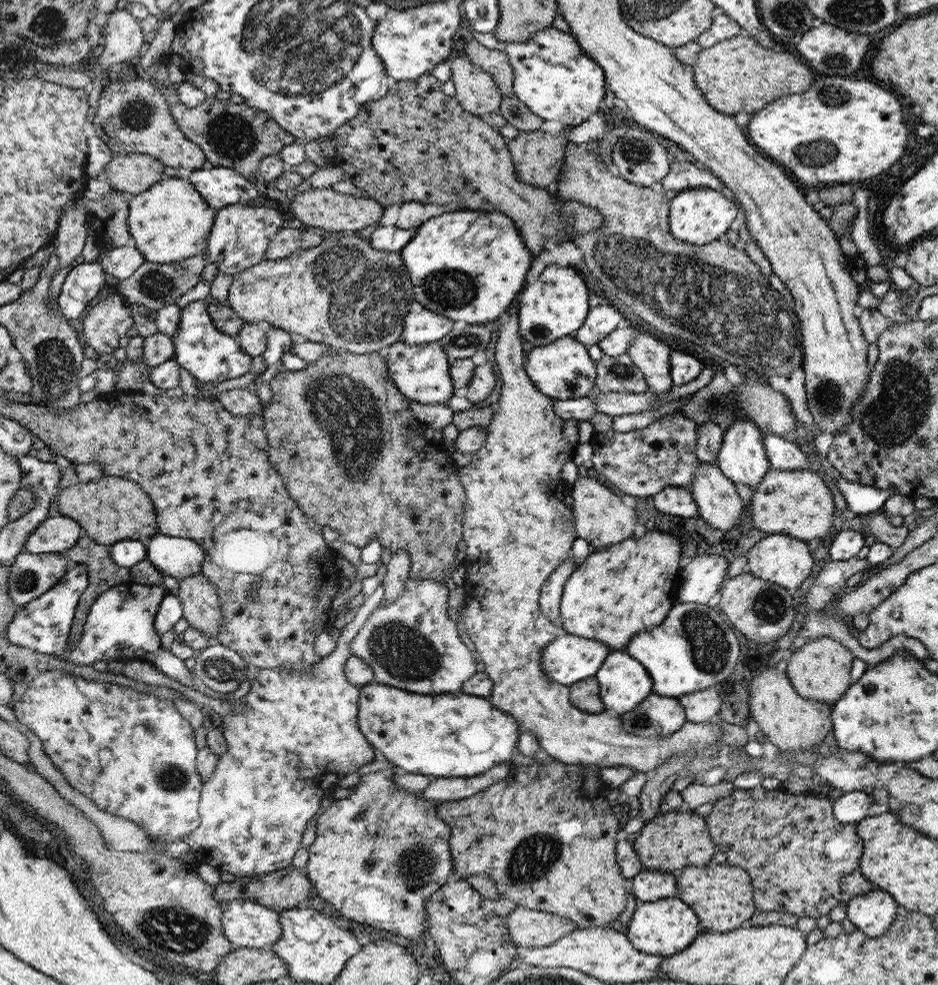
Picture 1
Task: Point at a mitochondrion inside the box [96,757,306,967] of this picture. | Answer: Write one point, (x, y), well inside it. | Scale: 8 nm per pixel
(173, 931)

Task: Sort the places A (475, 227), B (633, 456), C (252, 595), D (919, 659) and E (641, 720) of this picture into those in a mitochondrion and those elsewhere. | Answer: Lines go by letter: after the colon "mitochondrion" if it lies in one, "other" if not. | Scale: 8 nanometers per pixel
A: other
B: other
C: mitochondrion
D: other
E: mitochondrion

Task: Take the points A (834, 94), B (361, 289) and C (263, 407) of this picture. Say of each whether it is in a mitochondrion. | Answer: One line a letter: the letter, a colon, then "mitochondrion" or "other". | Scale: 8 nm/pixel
A: mitochondrion
B: mitochondrion
C: other

